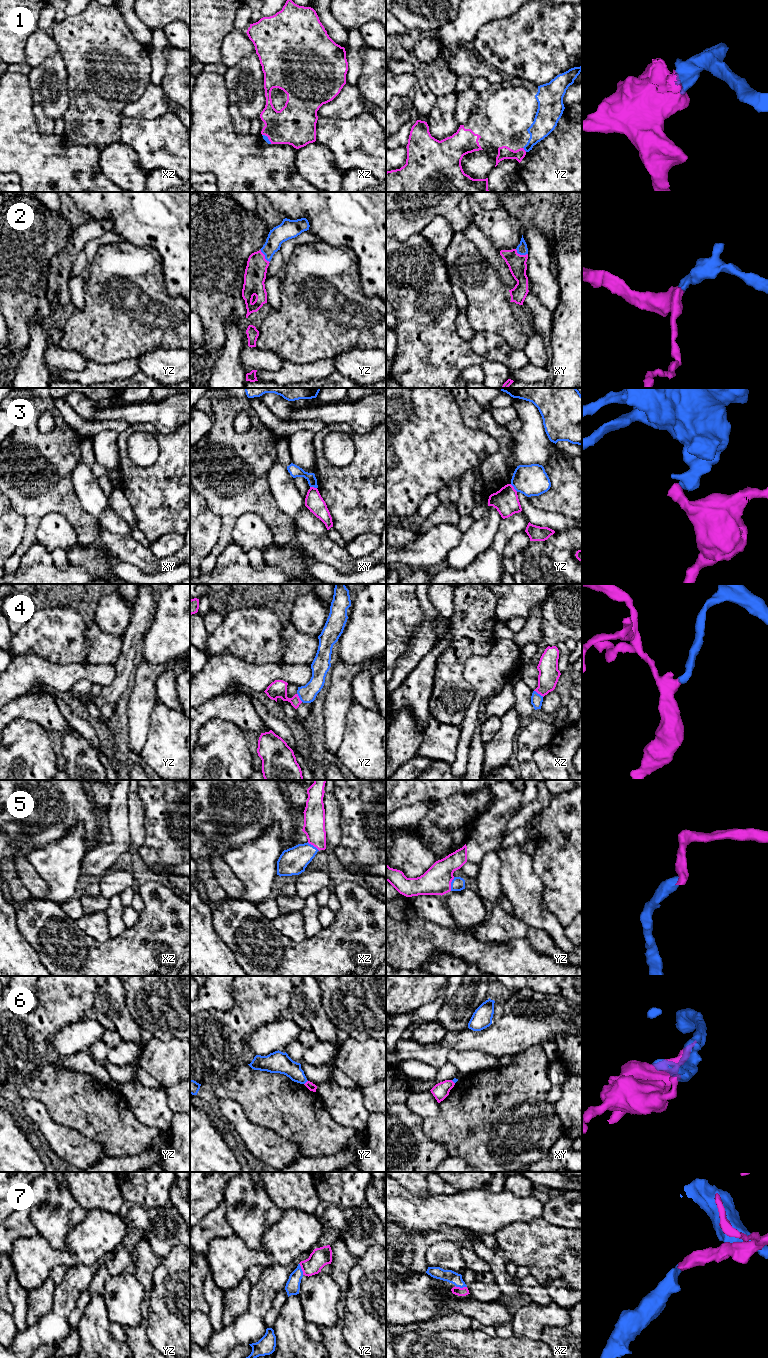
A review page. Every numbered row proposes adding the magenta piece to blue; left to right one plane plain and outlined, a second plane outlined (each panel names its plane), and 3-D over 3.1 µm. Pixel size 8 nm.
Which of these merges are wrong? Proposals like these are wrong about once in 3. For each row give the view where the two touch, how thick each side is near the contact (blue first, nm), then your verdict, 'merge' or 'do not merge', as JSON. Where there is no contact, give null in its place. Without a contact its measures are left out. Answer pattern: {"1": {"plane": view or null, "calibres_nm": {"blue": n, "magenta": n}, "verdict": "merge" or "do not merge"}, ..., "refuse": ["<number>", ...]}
{"1": {"plane": "yz", "calibres_nm": {"blue": 170, "magenta": 110}, "verdict": "merge"}, "2": {"plane": "xy", "calibres_nm": {"blue": 90, "magenta": 150}, "verdict": "merge"}, "3": {"plane": "yz", "calibres_nm": {"blue": 260, "magenta": 200}, "verdict": "do not merge"}, "4": {"plane": "xz", "calibres_nm": {"blue": 100, "magenta": 160}, "verdict": "merge"}, "5": {"plane": "yz", "calibres_nm": {"blue": 110, "magenta": 220}, "verdict": "merge"}, "6": {"plane": "yz", "calibres_nm": {"blue": 160, "magenta": 60}, "verdict": "do not merge"}, "7": {"plane": "xz", "calibres_nm": {"blue": 100, "magenta": 70}, "verdict": "merge"}, "refuse": ["3", "6"]}

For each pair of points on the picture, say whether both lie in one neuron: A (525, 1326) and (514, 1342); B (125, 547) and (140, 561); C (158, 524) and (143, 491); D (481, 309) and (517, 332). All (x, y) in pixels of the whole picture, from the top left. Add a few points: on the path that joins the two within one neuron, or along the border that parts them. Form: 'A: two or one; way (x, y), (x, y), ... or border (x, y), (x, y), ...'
A: two; border (513, 1334), (539, 1340)
B: one; way (129, 550), (136, 557)
C: one; way (158, 516), (158, 506), (151, 499)
D: one; way (490, 310), (508, 326)

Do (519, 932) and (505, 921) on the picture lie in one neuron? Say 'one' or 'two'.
one

